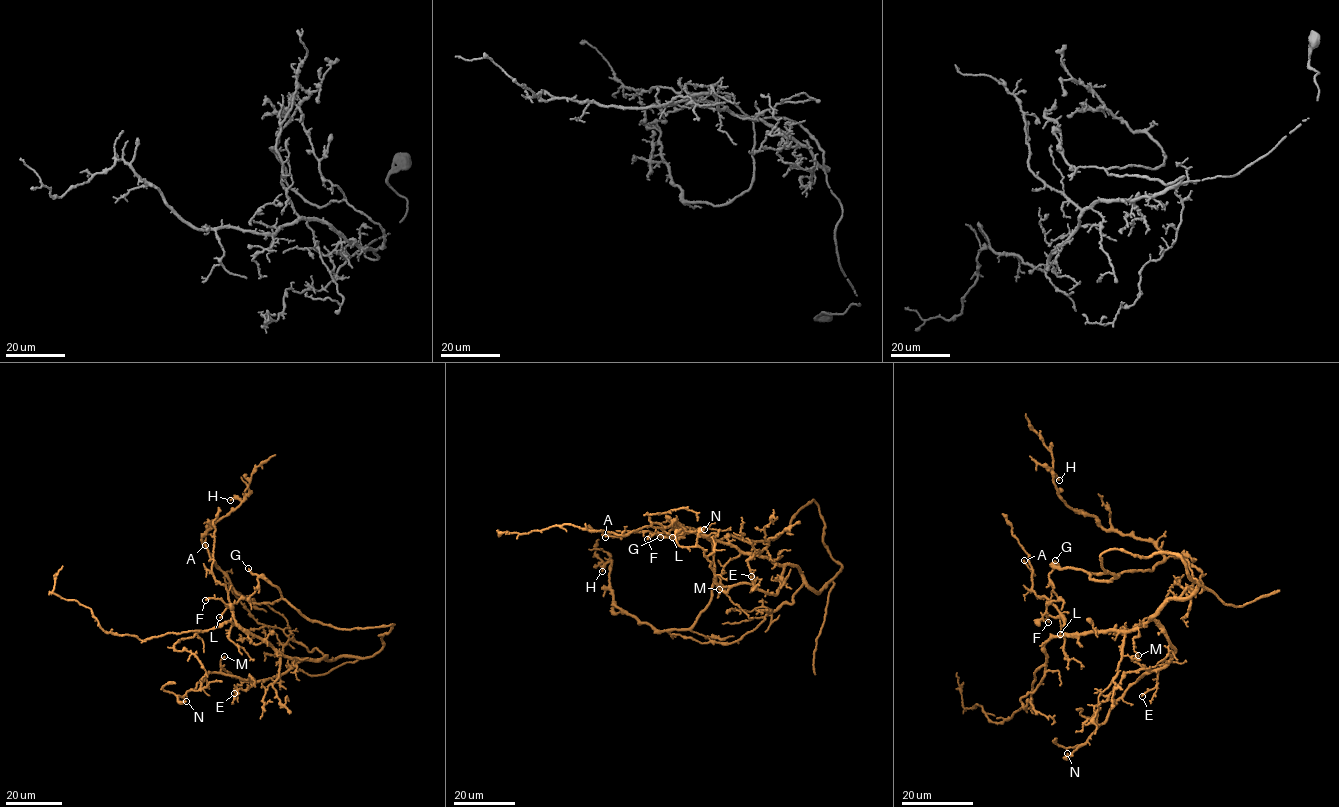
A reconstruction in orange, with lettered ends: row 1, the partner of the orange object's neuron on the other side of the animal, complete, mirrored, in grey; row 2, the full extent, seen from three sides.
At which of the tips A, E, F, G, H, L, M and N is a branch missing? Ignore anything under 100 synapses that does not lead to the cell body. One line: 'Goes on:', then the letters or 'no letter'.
Goes on: G

